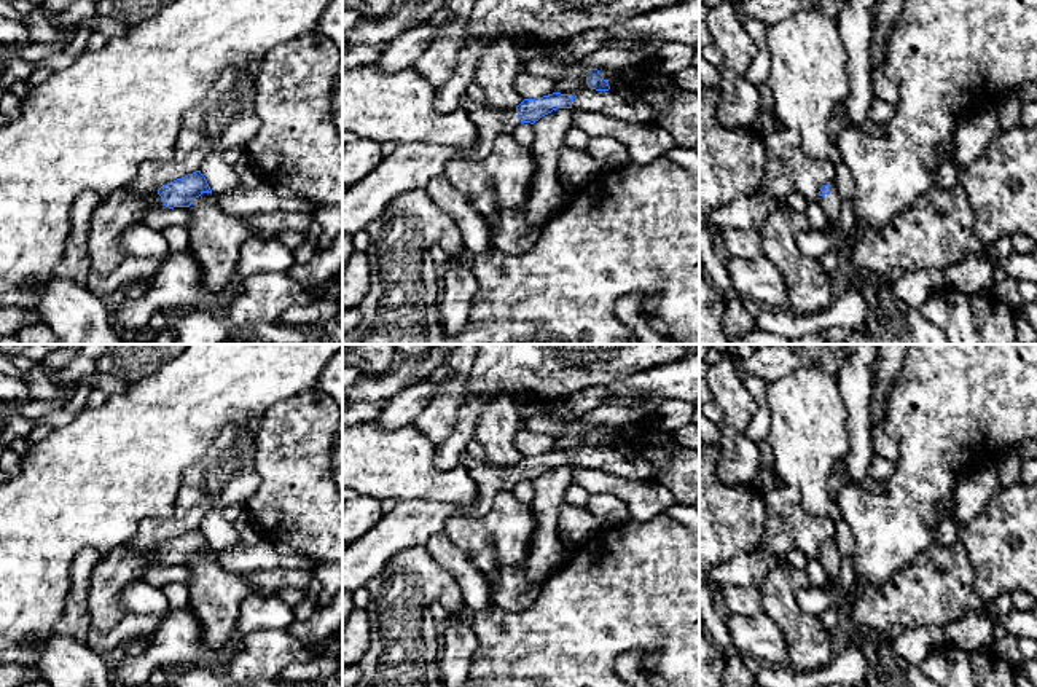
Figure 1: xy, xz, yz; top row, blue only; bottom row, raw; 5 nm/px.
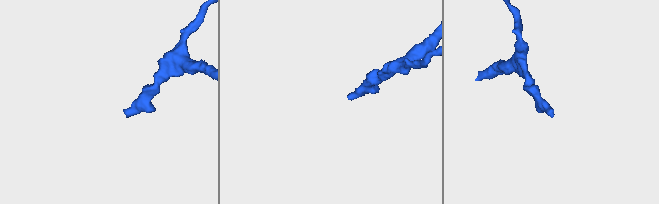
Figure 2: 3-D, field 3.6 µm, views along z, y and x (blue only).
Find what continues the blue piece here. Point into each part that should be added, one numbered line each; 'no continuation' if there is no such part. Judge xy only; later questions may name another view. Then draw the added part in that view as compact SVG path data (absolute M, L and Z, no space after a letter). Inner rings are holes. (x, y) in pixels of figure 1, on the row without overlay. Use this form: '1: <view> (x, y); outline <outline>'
1: xy (125, 563); outline M132 542L121 544L100 558L89 577L91 626L99 633L112 631L127 615L119 601L123 588L142 579L148 566L162 561L159 552L139 552Z

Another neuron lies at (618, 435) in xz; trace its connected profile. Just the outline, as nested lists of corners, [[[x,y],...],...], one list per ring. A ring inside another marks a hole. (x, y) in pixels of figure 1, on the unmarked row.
[[[628,422],[624,426],[597,426],[604,437],[609,440],[610,446],[628,446],[634,432],[634,424]]]

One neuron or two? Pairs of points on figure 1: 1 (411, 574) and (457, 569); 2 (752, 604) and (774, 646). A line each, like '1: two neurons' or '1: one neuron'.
1: two neurons
2: two neurons

